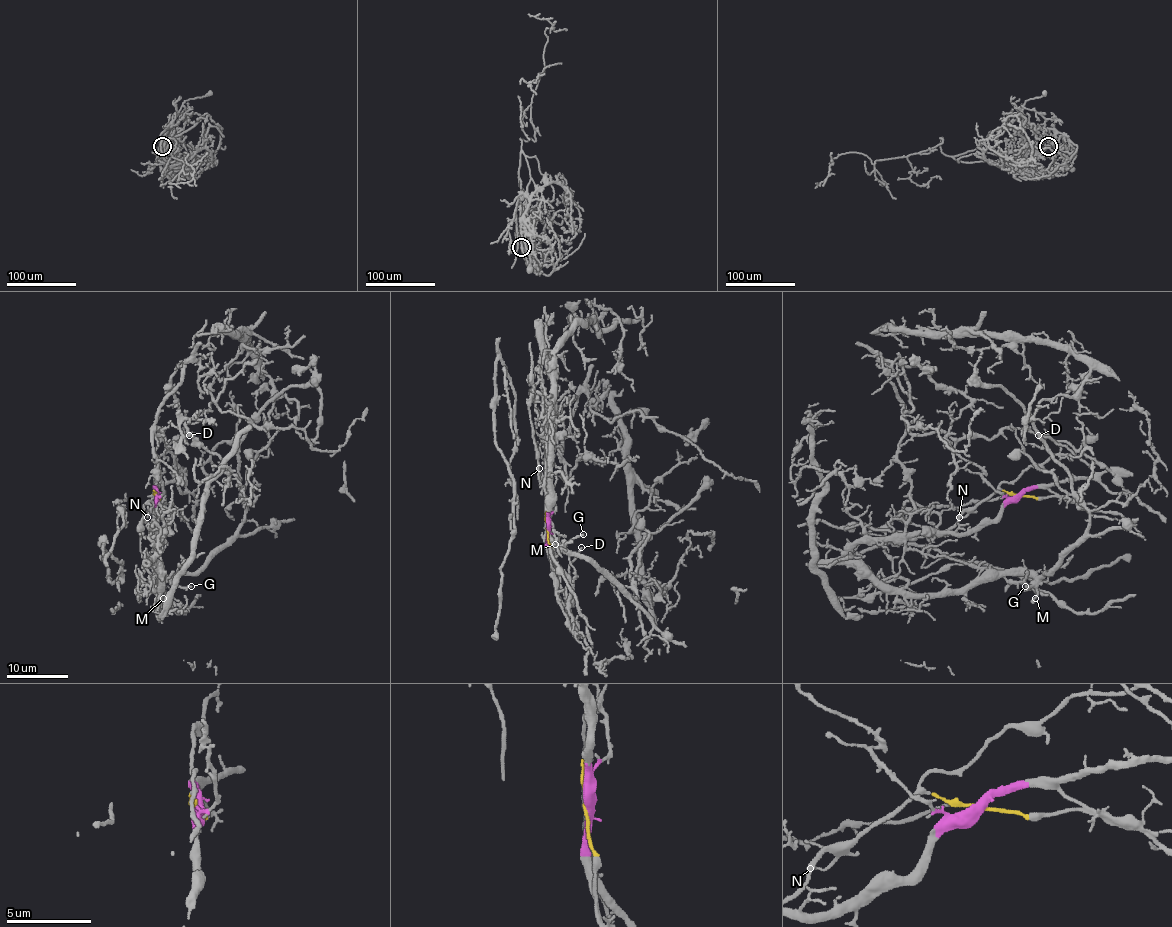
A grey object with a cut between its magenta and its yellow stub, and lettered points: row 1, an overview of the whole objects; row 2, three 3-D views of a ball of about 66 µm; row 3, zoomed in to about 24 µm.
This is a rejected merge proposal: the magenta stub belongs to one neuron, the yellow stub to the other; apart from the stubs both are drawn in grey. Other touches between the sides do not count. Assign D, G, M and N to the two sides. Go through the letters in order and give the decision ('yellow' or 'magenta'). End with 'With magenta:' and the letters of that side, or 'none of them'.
D: magenta
G: magenta
M: magenta
N: yellow
With magenta: D, G, M

